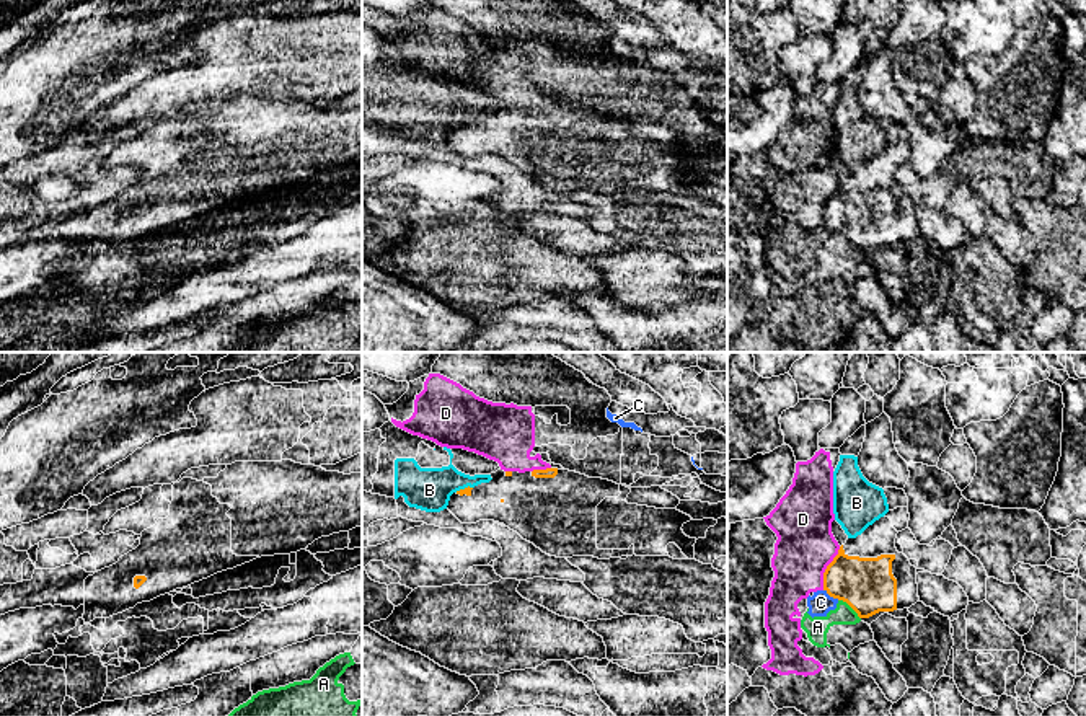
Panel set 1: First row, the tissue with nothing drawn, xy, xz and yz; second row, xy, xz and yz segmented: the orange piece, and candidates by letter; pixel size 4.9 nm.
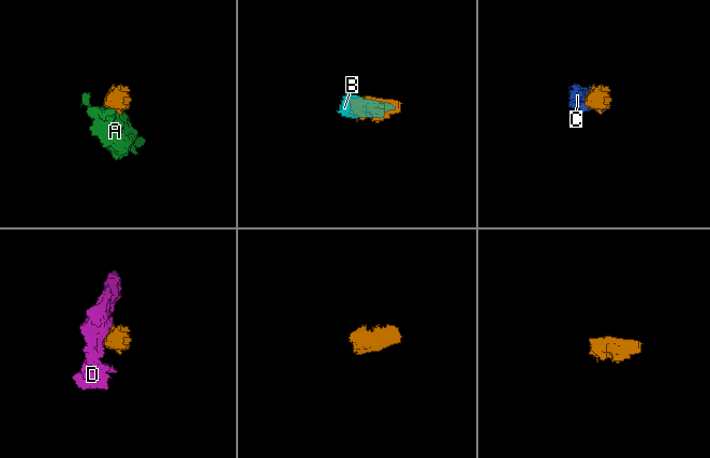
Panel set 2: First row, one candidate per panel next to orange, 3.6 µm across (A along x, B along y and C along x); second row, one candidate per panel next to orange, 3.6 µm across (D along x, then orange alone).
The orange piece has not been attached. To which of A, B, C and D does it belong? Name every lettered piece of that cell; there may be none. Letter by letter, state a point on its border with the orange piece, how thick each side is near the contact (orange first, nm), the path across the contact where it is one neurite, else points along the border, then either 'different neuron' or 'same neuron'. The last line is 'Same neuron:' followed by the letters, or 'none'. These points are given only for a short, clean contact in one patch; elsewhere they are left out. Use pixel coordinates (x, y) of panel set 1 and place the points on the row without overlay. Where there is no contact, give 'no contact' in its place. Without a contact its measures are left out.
A: meets orange in yz at (850, 240); 280 nm thick on the orange side, 110 nm on the other; border along yz (838, 234), (860, 253); different neuron
B: meets orange in xz at (465, 123); 40 nm thick on the orange side, 220 nm on the other; border along xz (472, 121), (455, 126); different neuron
C: meets orange in yz at (832, 230); 280 nm thick on the orange side, 110 nm on the other; different neuron
D: meets orange in yz at (827, 203); 280 nm thick on the orange side, 280 nm on the other; different neuron
Same neuron: none

